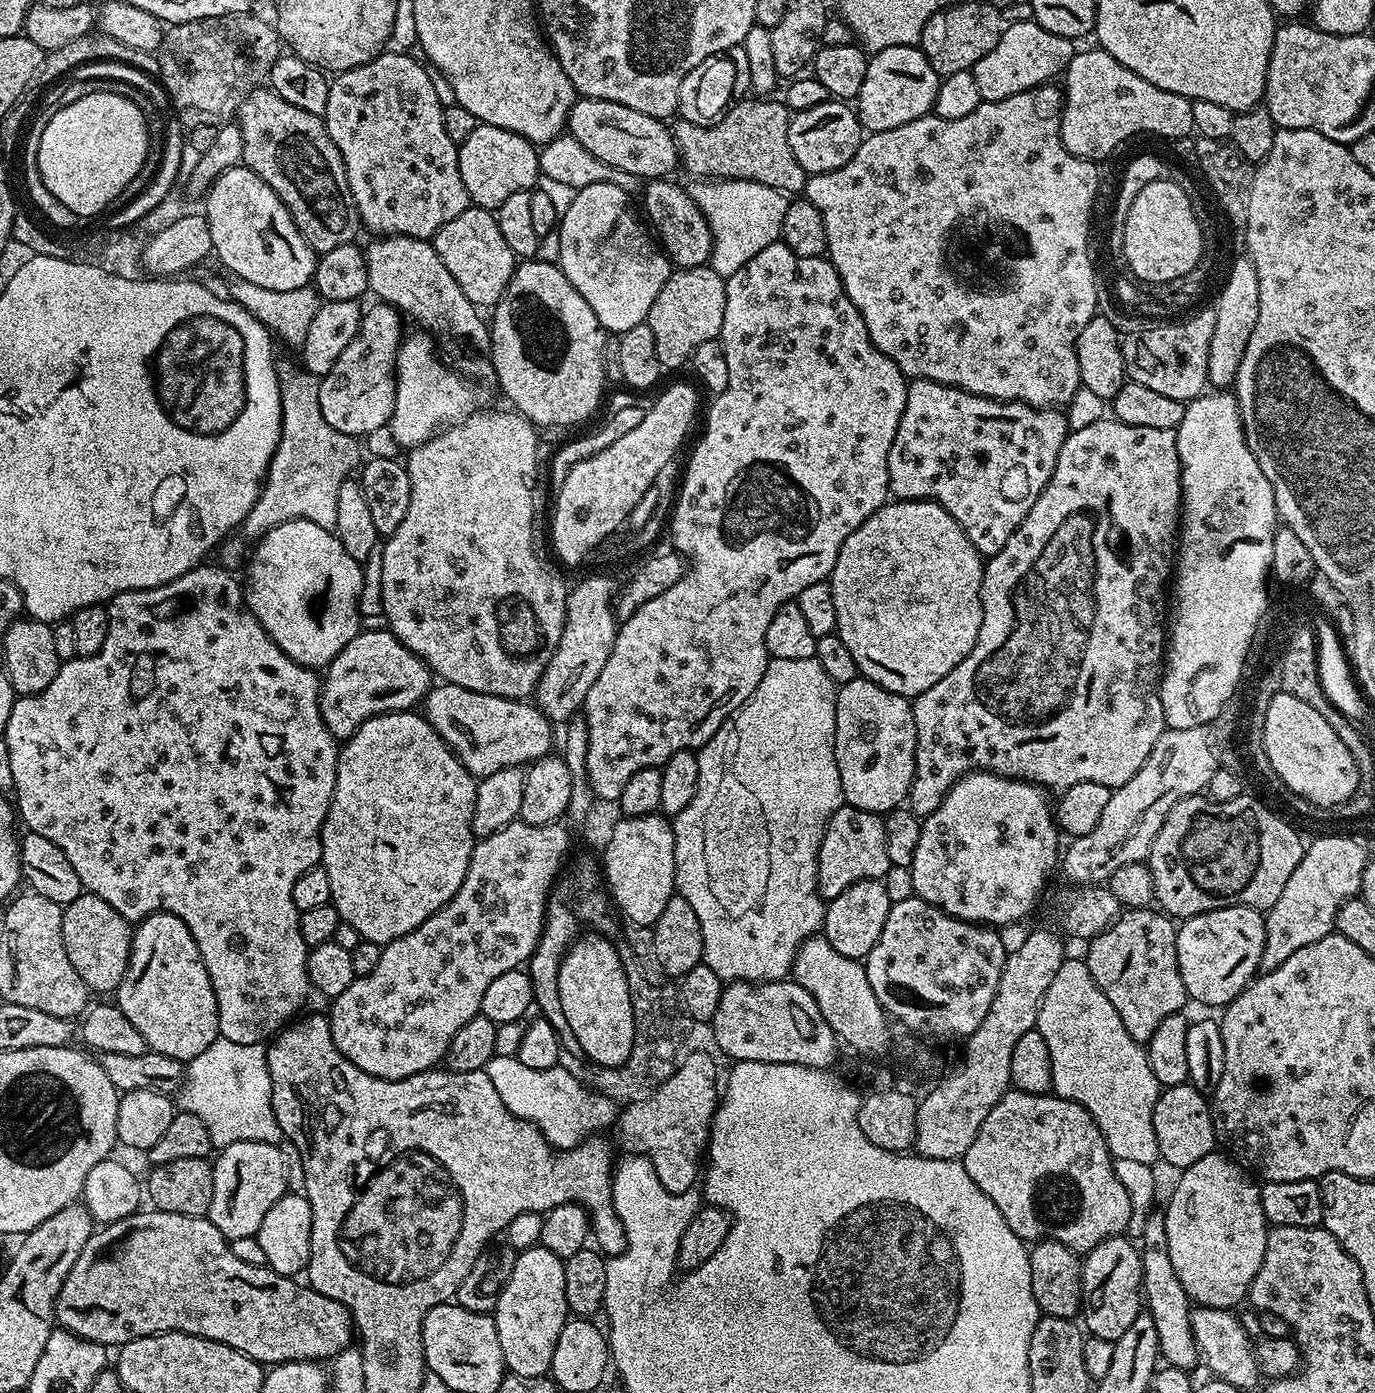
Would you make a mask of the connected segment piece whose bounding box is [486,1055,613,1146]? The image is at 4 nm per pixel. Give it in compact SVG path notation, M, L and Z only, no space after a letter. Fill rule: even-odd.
M495 1055L488 1063L487 1069L490 1082L494 1082L494 1090L498 1090L498 1098L502 1098L502 1106L510 1110L520 1120L528 1120L548 1139L549 1144L559 1145L559 1140L572 1140L568 1142L579 1142L587 1140L593 1134L599 1134L603 1124L612 1120L612 1104L602 1099L602 1094L592 1091L580 1082L569 1070L559 1066L547 1068L546 1070L530 1070L530 1066L522 1066L522 1062L515 1056L502 1058Z

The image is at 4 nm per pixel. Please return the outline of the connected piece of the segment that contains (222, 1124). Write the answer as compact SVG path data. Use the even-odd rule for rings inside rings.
M217 1037L202 1054L187 1063L176 1102L181 1111L196 1114L205 1122L216 1148L240 1141L276 1144L284 1136L273 1112L272 1079L264 1044L230 1042Z

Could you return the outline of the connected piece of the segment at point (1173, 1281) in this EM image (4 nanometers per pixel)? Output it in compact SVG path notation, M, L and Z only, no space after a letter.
M1152 1210L1146 1218L1146 1226L1138 1229L1138 1235L1140 1235L1140 1240L1138 1239L1140 1261L1144 1267L1142 1296L1146 1301L1146 1310L1154 1318L1154 1326L1158 1326L1158 1342L1163 1363L1189 1370L1195 1369L1195 1364L1199 1365L1202 1357L1196 1348L1192 1333L1194 1304L1179 1282L1177 1271L1174 1270L1173 1263L1170 1262L1164 1212Z

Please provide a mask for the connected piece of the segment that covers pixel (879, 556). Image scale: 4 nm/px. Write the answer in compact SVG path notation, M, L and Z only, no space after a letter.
M893 499L891 502L885 502L874 514L870 514L870 518L866 518L866 522L862 522L862 526L858 526L858 530L854 530L850 538L846 538L846 542L842 542L838 562L834 562L834 570L830 577L834 610L838 610L835 635L840 636L842 642L846 642L856 663L857 673L863 679L873 680L878 686L894 694L909 698L920 696L926 690L930 690L934 682L946 678L946 674L950 674L950 670L954 670L954 666L958 666L958 662L962 662L962 658L966 658L970 650L974 650L974 642L978 642L978 630L982 630L980 587L984 577L984 566L985 561L970 542L970 538L966 538L962 526L958 526L958 522L950 518L948 511L934 500Z

